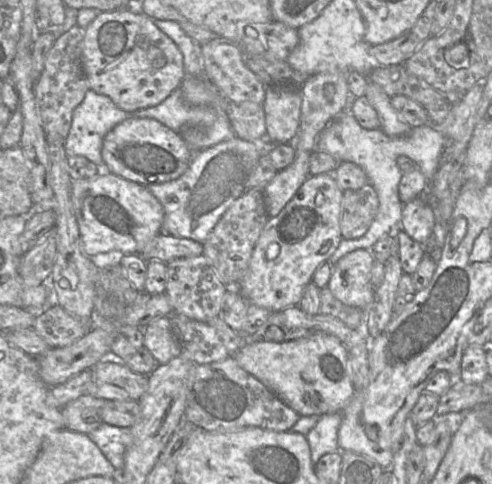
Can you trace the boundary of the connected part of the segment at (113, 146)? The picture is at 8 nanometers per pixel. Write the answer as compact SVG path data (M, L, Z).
M129 118L116 125L104 137L101 155L105 171L144 186L177 179L192 161L180 135L151 118Z

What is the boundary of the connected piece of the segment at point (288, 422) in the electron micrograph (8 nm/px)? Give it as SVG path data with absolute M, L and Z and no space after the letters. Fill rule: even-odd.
M232 356L206 364L193 363L188 372L184 419L199 428L218 433L230 433L246 427L283 432L292 429L299 418L299 414L280 400L256 377L242 369Z

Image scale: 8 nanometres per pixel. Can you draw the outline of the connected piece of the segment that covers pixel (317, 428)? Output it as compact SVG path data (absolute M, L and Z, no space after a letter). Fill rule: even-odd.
M341 413L323 414L318 418L315 426L305 436L315 464L324 454L339 452L338 429Z

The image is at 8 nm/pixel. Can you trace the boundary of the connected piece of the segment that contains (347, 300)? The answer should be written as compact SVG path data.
M357 249L340 258L334 267L328 288L333 296L348 306L367 310L374 298L371 282L374 257L370 250Z

